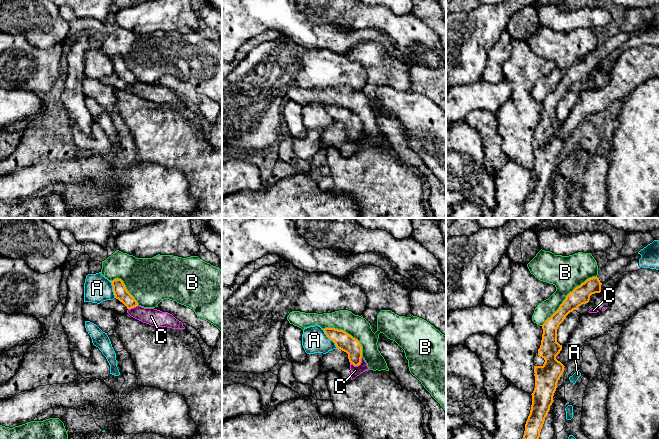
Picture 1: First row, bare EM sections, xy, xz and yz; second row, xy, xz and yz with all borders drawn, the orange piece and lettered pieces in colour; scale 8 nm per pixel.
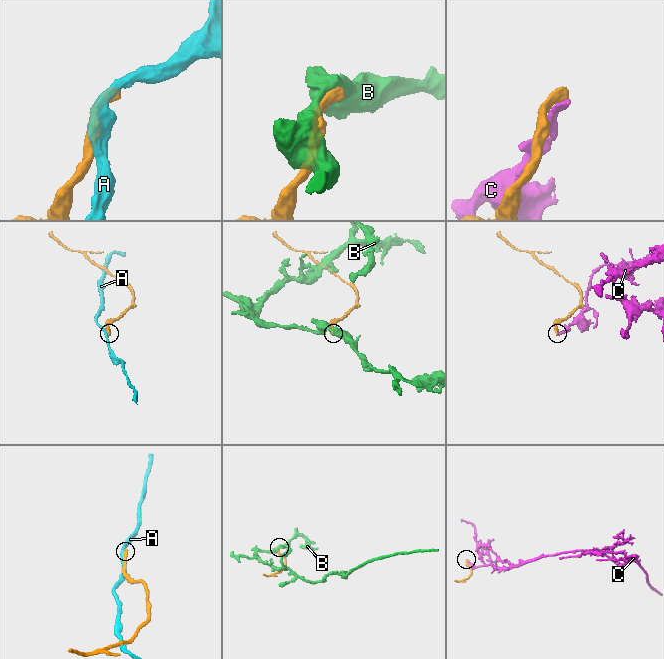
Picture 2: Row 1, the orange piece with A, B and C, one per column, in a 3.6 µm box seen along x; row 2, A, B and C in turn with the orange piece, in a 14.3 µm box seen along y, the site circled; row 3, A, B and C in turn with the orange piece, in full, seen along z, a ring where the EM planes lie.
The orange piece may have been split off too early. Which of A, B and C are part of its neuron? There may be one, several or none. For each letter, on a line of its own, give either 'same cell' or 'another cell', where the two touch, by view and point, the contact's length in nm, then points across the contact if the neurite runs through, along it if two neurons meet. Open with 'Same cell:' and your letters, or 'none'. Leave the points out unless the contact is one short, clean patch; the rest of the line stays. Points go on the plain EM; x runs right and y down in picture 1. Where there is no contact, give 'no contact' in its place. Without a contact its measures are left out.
Same cell: none
A: another cell; contact xz (330, 115); length 200 nm
B: another cell; contact yz (566, 72); length 600 nm
C: another cell; contact xz (357, 141); length 120 nm; border xz (362, 133), (357, 141), (350, 139)

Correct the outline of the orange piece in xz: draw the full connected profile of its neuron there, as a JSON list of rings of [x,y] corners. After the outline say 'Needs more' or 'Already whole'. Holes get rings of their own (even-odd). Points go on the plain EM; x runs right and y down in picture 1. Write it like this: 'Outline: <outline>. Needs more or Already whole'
Outline: [[[325,104],[325,110],[332,116],[337,125],[340,125],[348,130],[348,135],[351,140],[358,142],[362,134],[362,122],[360,118],[343,106],[335,104]]]. Already whole

